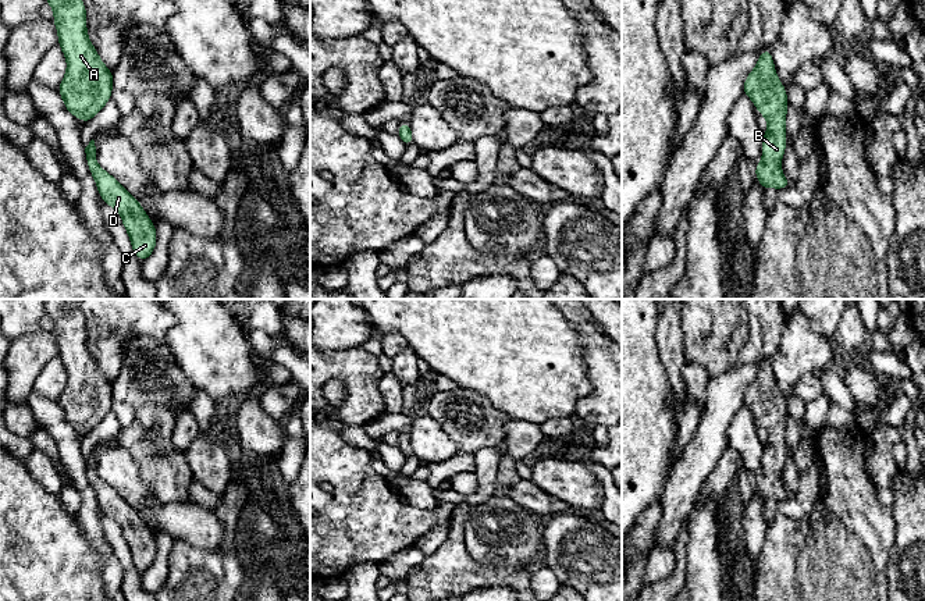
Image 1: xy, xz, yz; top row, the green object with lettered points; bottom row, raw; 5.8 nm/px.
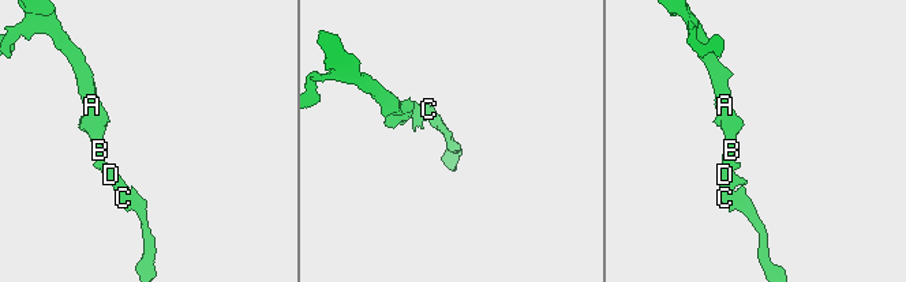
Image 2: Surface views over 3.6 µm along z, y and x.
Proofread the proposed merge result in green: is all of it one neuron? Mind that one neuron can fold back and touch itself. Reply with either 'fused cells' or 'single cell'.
single cell

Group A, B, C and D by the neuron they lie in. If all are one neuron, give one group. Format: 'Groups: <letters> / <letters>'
Groups: A B C D

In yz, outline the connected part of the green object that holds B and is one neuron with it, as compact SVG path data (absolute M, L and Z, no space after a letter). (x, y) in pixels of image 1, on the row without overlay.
M771 360L761 363L755 380L748 385L743 405L755 416L755 420L768 431L768 442L764 445L762 473L755 477L755 490L764 502L773 498L787 501L790 498L780 480L786 462L786 399L776 388Z

